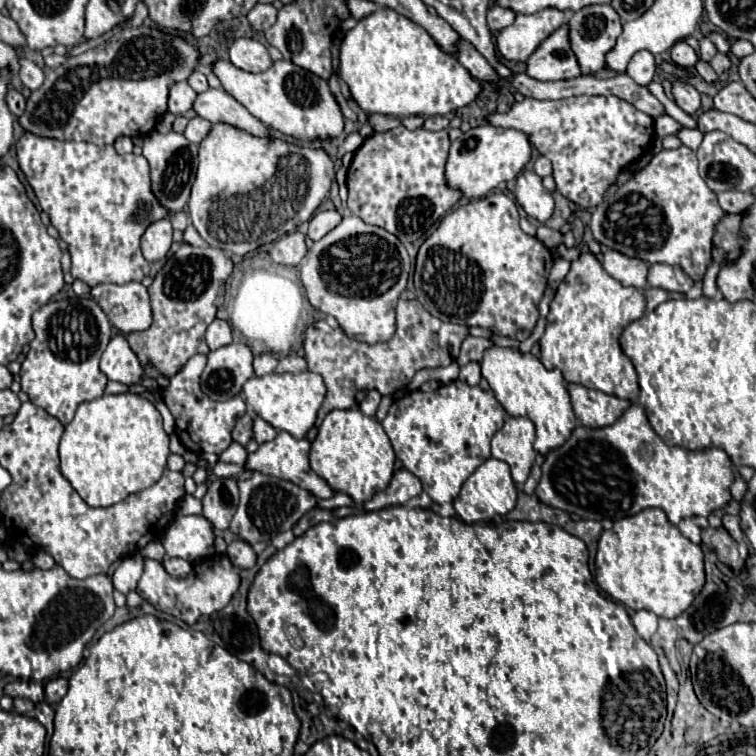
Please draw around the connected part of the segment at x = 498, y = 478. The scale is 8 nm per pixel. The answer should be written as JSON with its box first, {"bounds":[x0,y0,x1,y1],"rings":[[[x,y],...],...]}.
{"bounds":[453,457,517,523],"rings":[[[491,457],[469,475],[469,479],[463,483],[461,493],[455,499],[453,507],[455,507],[455,513],[461,521],[477,523],[481,519],[491,521],[495,515],[509,513],[515,507],[515,499],[517,499],[517,489],[515,489],[515,483],[511,479],[509,465],[505,461],[499,461],[499,459]]]}

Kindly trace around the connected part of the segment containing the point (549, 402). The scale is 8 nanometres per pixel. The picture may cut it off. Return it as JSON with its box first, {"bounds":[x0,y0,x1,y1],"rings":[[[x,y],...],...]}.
{"bounds":[481,347,577,455],"rings":[[[491,347],[483,355],[481,373],[489,381],[489,387],[495,393],[497,401],[509,415],[529,417],[533,421],[533,425],[537,427],[535,449],[541,455],[549,453],[549,449],[557,449],[557,445],[563,445],[571,437],[577,417],[571,407],[567,383],[559,369],[547,371],[543,363],[531,353],[521,355],[517,349]]]}

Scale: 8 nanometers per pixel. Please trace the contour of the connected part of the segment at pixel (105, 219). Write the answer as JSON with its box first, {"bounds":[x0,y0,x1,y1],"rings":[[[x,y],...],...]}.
{"bounds":[15,131,171,287],"rings":[[[29,131],[19,137],[15,147],[19,167],[27,183],[33,187],[41,209],[49,215],[51,225],[67,243],[73,279],[79,279],[89,287],[99,283],[125,285],[131,281],[143,281],[149,275],[149,263],[141,253],[141,237],[153,221],[169,217],[171,213],[157,201],[157,197],[153,197],[149,181],[149,163],[145,161],[145,157],[133,153],[119,155],[113,145],[97,147],[85,141],[57,141],[49,137],[37,137]]]}

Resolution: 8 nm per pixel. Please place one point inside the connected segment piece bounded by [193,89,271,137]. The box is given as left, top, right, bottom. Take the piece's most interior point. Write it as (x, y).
(215, 105)

